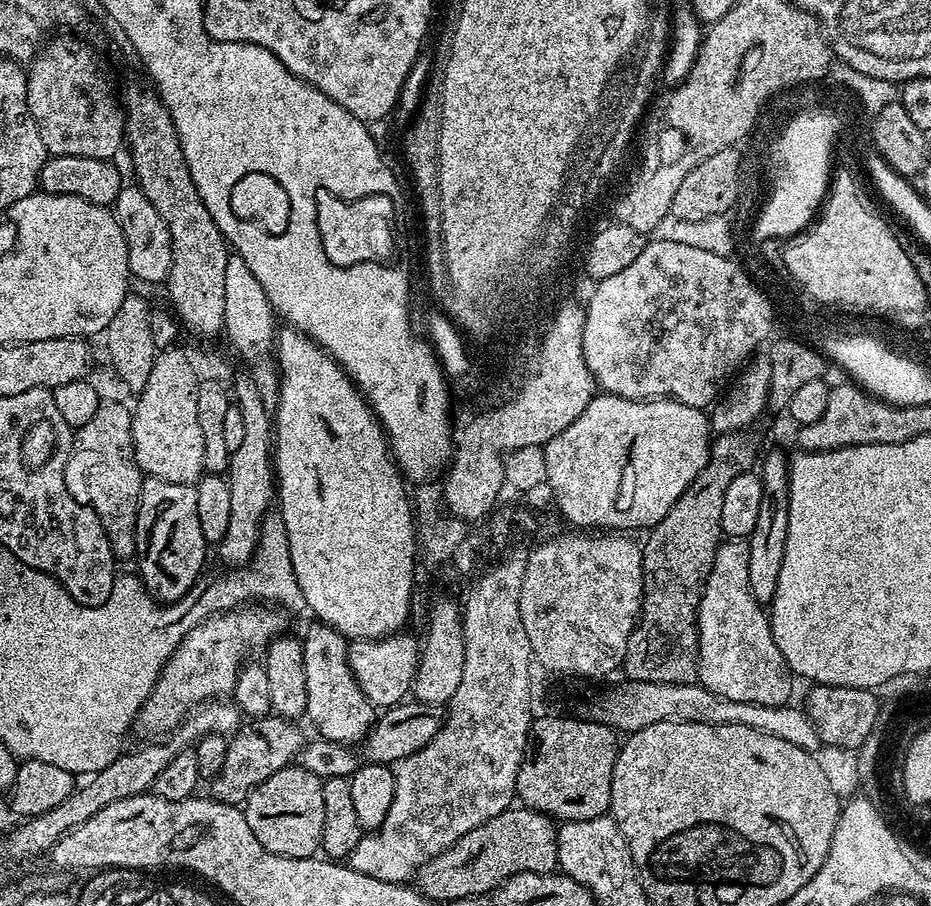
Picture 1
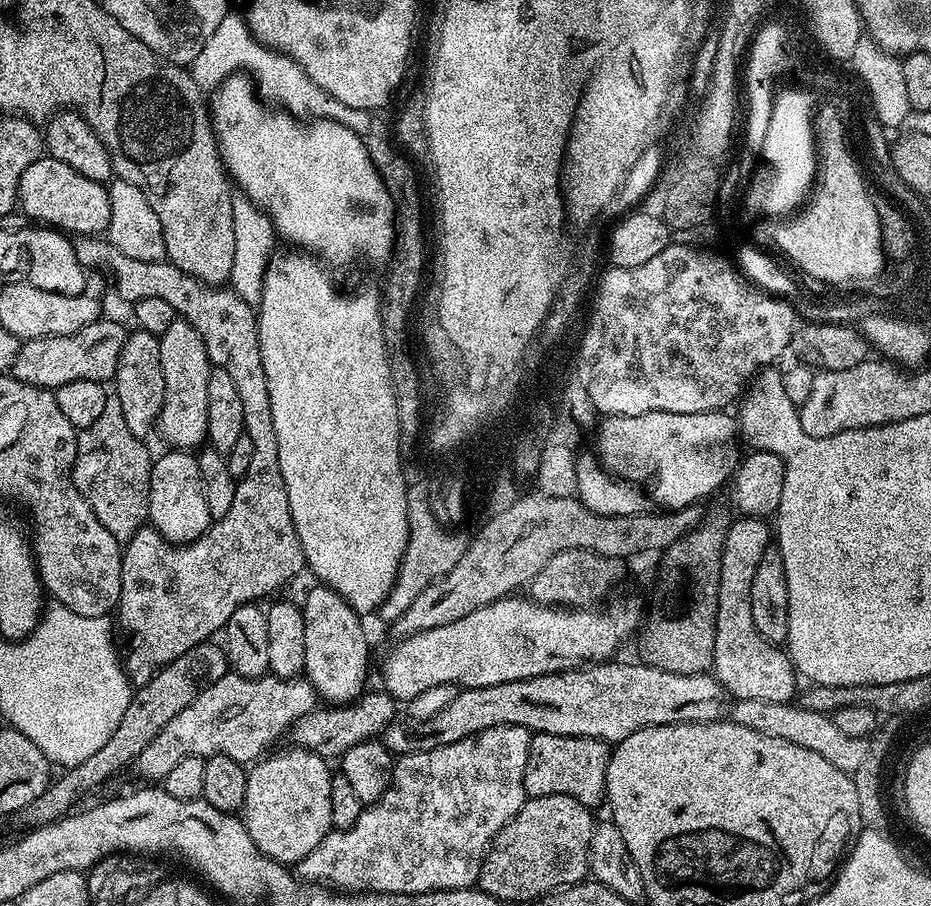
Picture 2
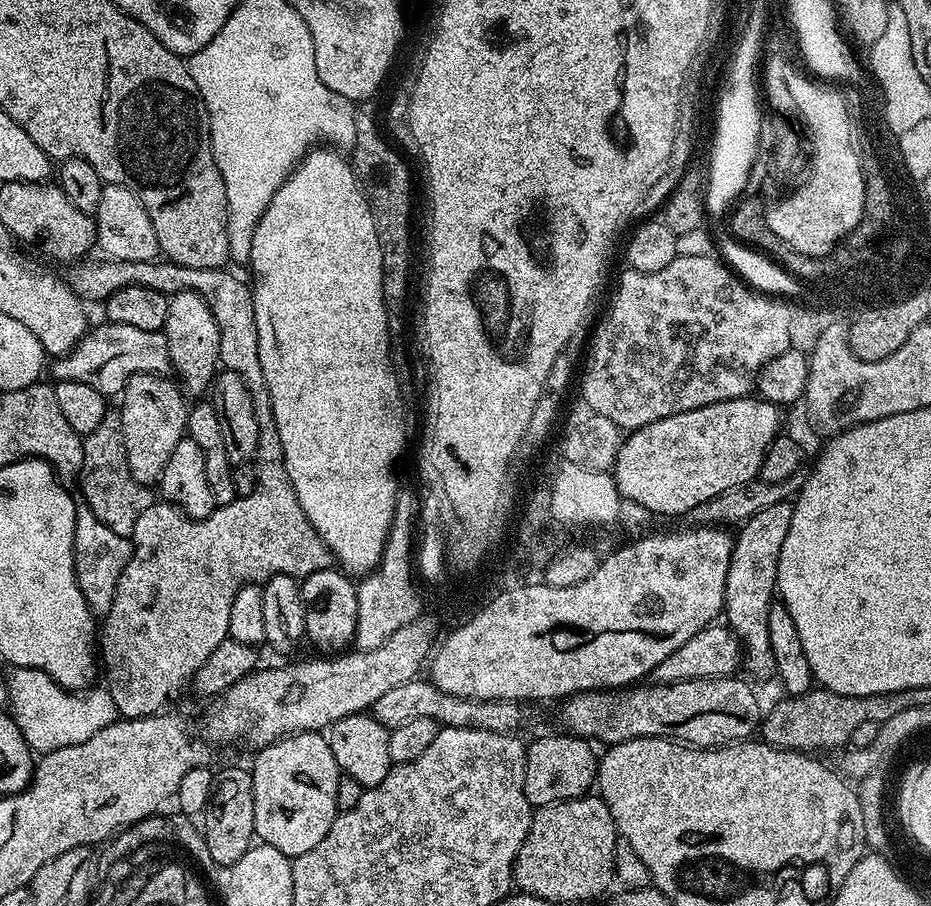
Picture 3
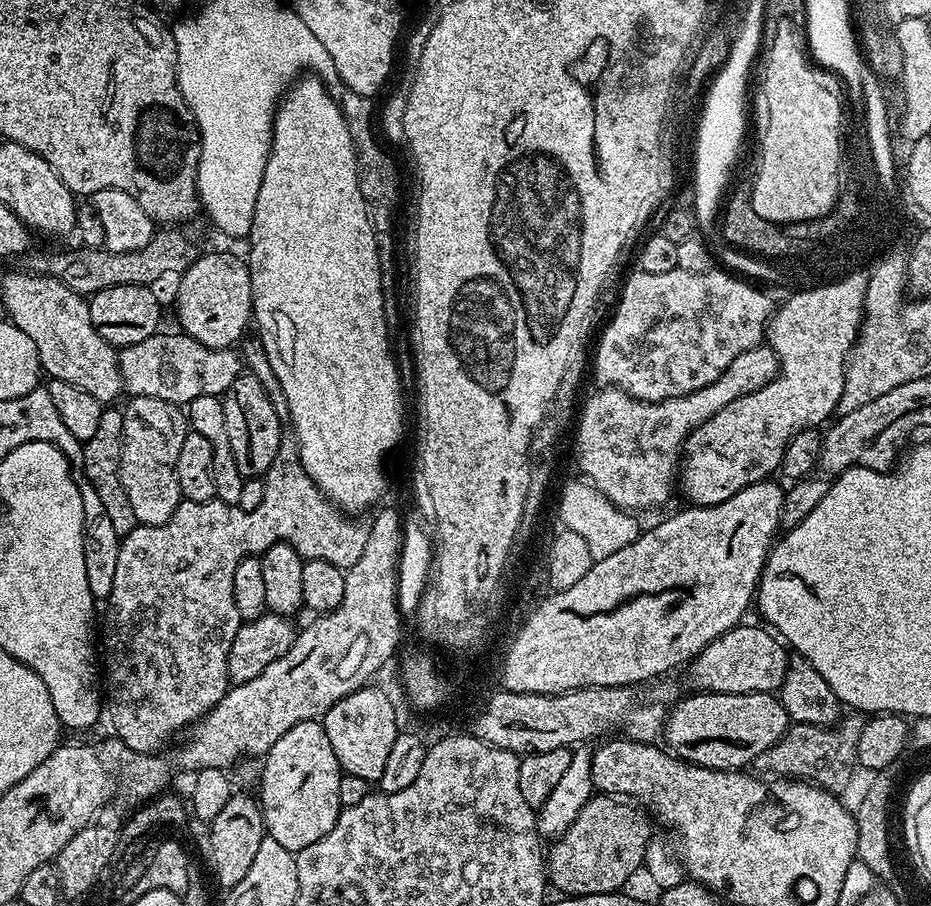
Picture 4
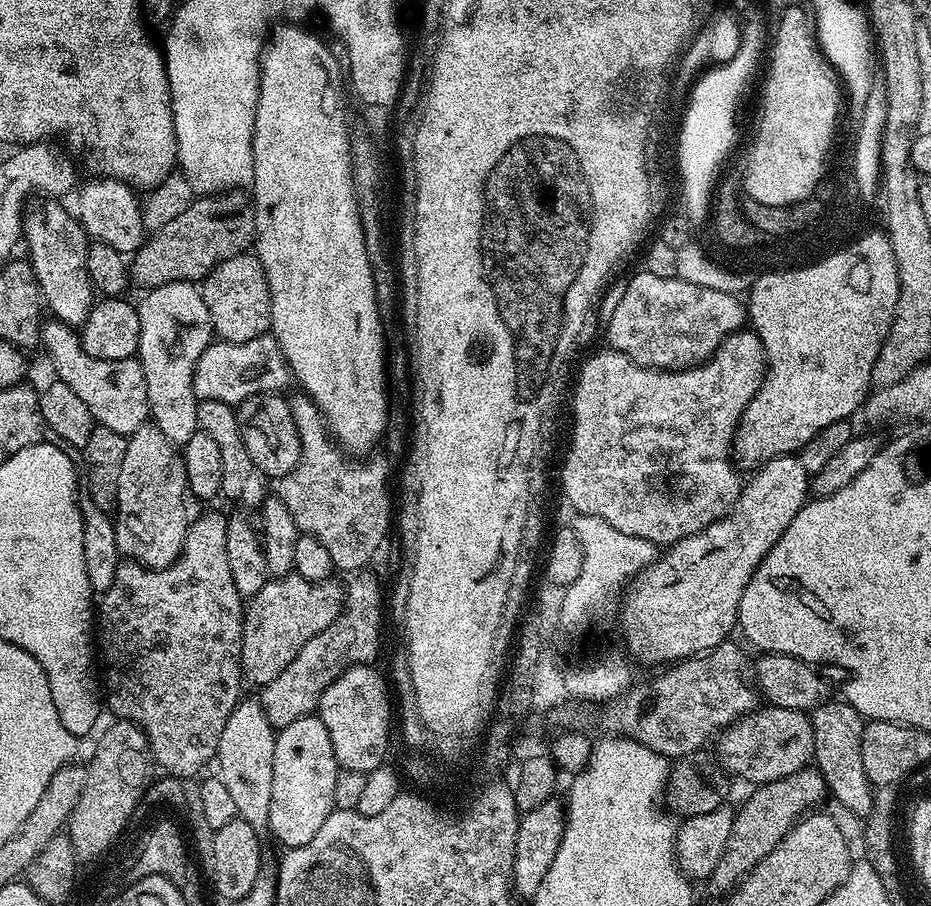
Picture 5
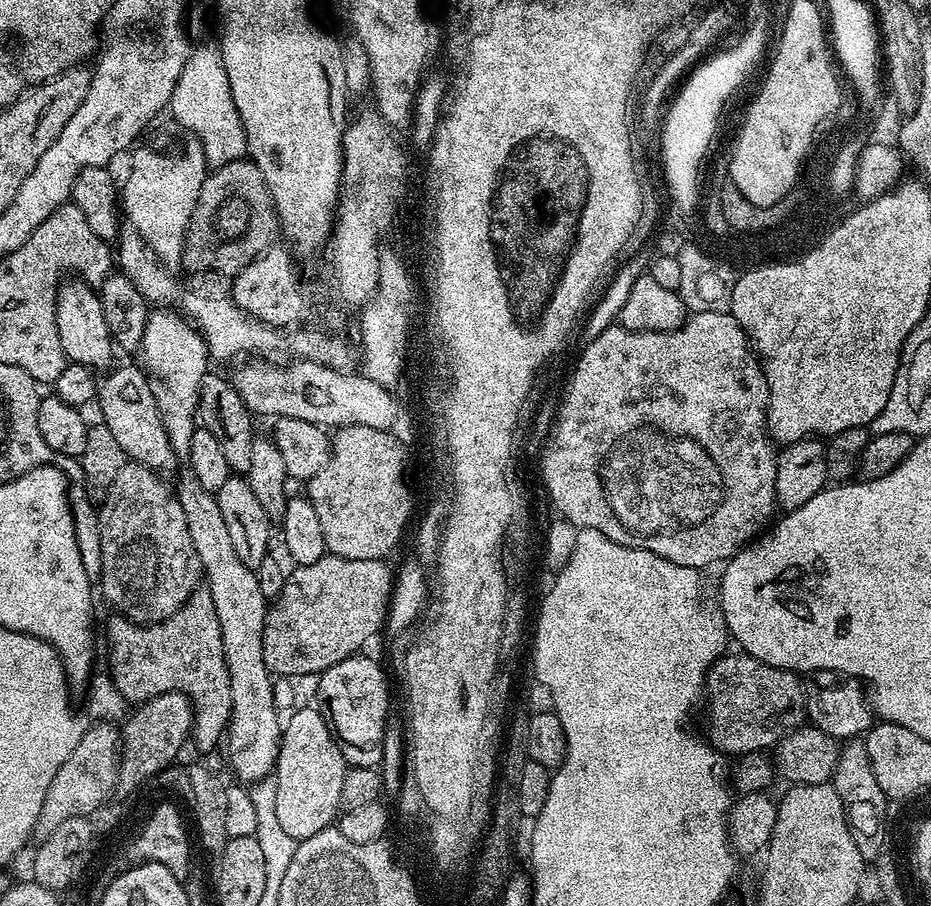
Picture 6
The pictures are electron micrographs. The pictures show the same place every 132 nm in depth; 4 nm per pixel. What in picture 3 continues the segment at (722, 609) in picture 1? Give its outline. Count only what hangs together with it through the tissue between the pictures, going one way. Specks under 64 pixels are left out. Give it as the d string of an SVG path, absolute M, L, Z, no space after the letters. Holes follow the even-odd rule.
M783 500L778 502L778 506L758 510L754 518L739 525L732 542L730 566L726 574L722 616L727 627L731 628L740 639L742 664L745 669L748 667L747 675L757 676L760 680L766 679L767 676L771 677L776 671L774 654L770 650L766 614L770 614L770 606L774 603L774 597L778 592L776 587L778 558L782 554L782 542L786 542L786 533L790 530L792 505L792 500Z

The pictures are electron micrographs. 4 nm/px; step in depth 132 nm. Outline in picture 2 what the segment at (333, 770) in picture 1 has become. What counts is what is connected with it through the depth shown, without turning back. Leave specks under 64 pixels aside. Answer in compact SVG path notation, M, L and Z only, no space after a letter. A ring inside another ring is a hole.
M601 662L583 668L571 668L565 672L542 674L538 678L519 680L518 682L502 682L498 686L482 686L457 691L454 702L450 706L434 714L426 722L425 732L415 732L407 723L393 722L382 733L382 743L393 754L425 752L438 746L450 746L454 742L462 742L466 738L476 736L482 730L490 730L494 726L509 724L522 726L535 734L558 734L559 736L581 736L582 738L598 738L609 742L619 742L630 734L650 726L678 723L713 723L725 711L726 693L711 673L702 675L680 675L672 671L658 670L643 662L636 664L616 664L617 662Z

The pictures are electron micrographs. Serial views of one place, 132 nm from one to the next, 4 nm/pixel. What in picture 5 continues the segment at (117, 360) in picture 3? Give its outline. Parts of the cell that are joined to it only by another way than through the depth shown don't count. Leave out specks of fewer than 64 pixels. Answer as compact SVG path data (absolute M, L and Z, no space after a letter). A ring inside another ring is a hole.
M271 334L250 338L250 342L212 342L196 362L193 372L197 401L217 400L239 406L246 398L261 394L280 394L289 380L288 363Z

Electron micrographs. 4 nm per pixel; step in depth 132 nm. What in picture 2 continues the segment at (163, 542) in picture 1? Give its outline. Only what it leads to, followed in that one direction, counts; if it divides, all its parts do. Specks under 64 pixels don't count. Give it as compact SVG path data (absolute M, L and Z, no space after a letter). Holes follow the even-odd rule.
M168 450L165 456L157 455L150 470L150 498L148 499L147 523L162 534L171 544L193 544L193 542L212 527L214 521L210 506L206 506L206 494L202 482L202 470L199 459L188 450Z

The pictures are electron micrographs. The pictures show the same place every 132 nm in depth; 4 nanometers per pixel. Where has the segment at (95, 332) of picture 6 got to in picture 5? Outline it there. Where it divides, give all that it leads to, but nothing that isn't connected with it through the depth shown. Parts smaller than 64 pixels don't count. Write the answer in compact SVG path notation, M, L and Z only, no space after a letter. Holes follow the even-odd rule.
M52 198L43 202L45 204L37 208L29 207L25 211L22 240L25 245L28 243L27 255L47 311L49 308L55 319L79 329L86 322L94 303L92 279L86 270L86 250L90 237L80 225L79 219L69 209L68 213L60 202Z

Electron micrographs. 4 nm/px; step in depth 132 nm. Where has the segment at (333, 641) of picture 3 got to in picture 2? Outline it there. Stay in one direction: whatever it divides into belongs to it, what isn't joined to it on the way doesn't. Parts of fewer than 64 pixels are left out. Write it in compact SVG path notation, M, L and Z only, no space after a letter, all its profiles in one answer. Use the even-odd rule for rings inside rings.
M319 582L313 585L313 588L305 594L304 600L302 599L306 622L306 662L303 675L321 701L332 706L351 704L352 701L364 695L366 691L364 683L368 680L368 636L360 625L362 616L348 605L346 598L342 598L342 594Z

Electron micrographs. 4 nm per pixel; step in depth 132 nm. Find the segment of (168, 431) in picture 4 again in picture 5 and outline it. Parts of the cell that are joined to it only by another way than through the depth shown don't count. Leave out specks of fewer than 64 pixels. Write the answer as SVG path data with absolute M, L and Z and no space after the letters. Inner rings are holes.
M151 422L134 430L134 434L127 437L127 441L122 470L118 470L118 494L114 513L118 550L123 559L132 560L144 568L169 568L180 557L190 523L188 508L184 505L184 496L188 492L184 458L177 445L170 443L166 434L162 434L162 430L158 430Z

